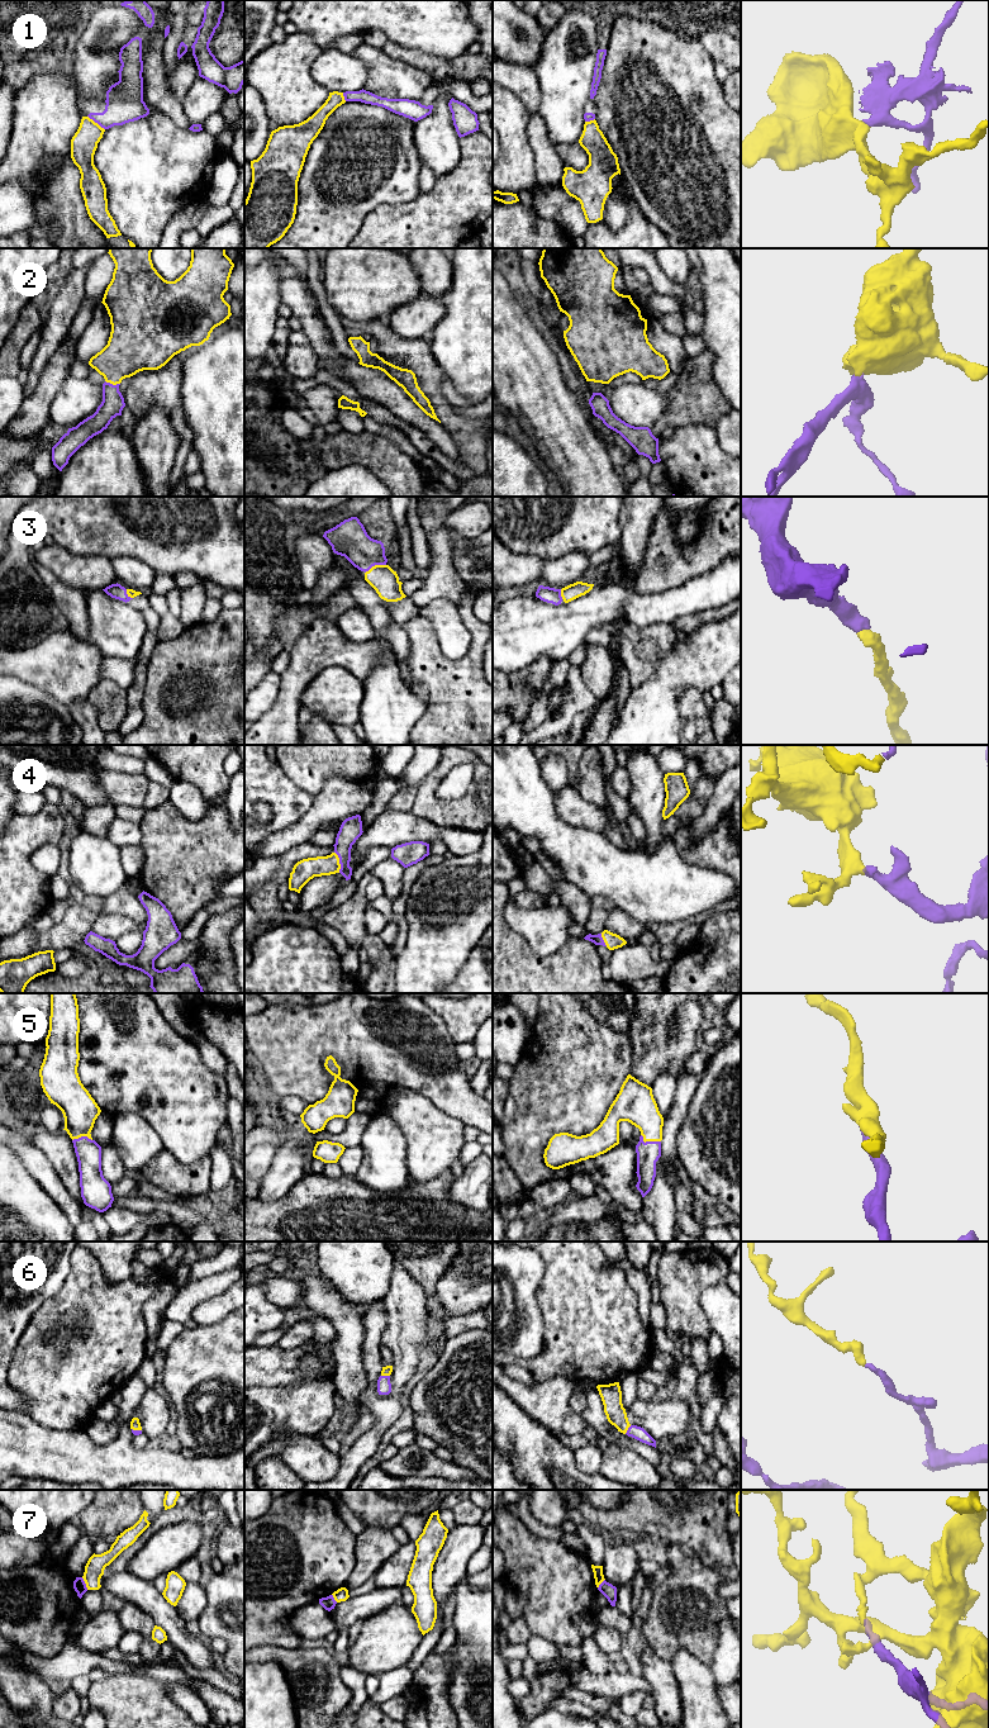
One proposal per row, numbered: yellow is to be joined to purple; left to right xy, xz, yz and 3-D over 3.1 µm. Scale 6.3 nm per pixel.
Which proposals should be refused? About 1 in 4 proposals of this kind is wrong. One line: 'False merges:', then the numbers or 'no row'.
False merges: 1, 7

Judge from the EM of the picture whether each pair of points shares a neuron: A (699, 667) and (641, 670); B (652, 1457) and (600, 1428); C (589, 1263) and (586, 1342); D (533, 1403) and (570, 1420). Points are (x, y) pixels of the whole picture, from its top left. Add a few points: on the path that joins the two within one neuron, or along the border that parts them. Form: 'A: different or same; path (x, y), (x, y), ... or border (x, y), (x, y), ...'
A: different; border (673, 646), (655, 670), (632, 689)
B: same; path (640, 1447), (613, 1435)
C: same; path (586, 1282), (586, 1323)
D: same; path (542, 1403), (561, 1419)

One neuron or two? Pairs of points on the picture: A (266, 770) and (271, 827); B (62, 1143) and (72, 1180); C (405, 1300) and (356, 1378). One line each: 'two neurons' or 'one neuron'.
A: one neuron
B: one neuron
C: two neurons

